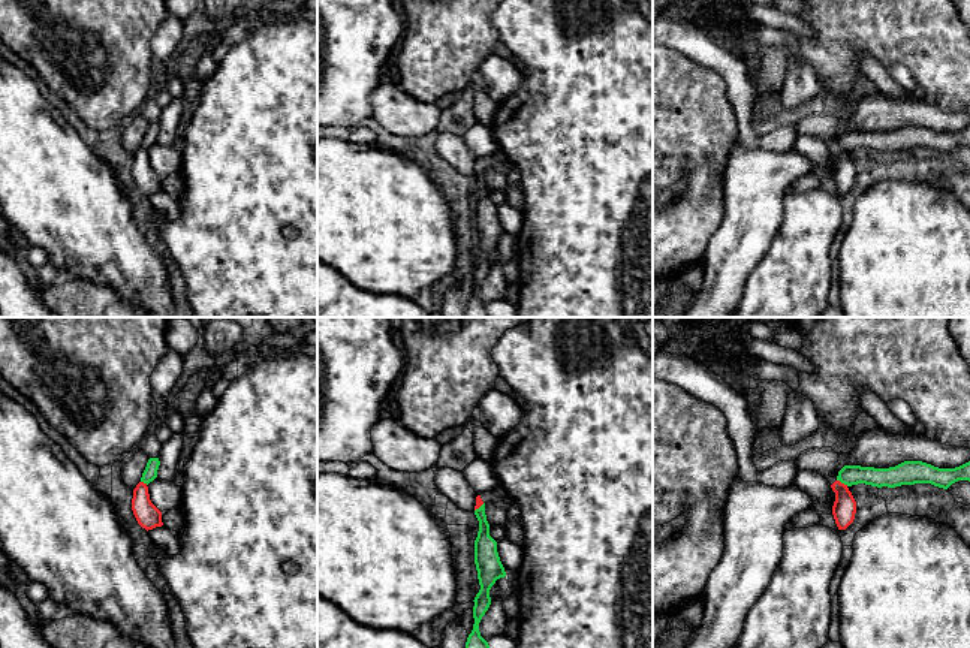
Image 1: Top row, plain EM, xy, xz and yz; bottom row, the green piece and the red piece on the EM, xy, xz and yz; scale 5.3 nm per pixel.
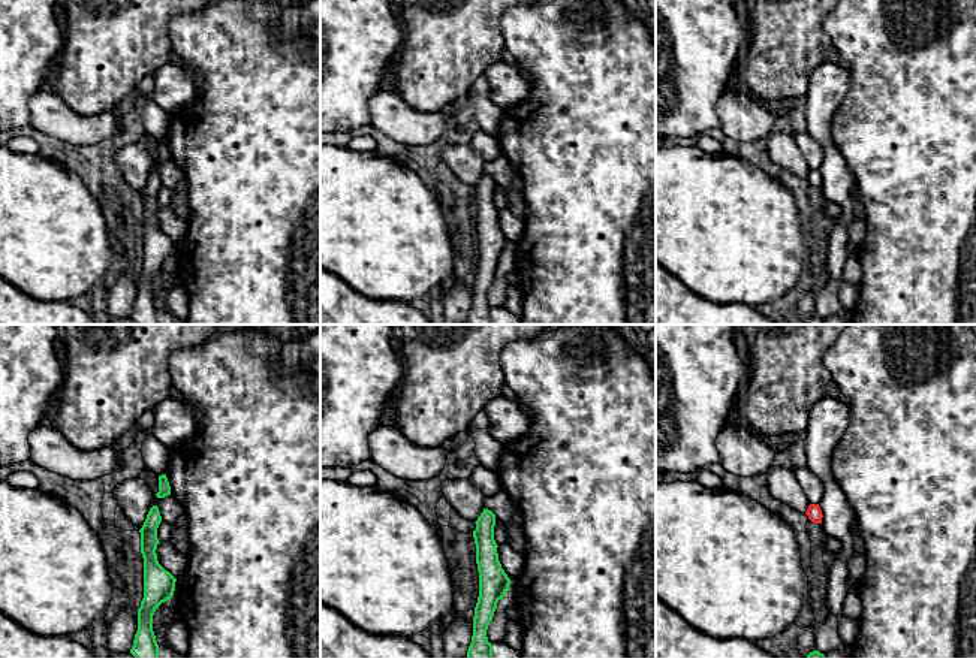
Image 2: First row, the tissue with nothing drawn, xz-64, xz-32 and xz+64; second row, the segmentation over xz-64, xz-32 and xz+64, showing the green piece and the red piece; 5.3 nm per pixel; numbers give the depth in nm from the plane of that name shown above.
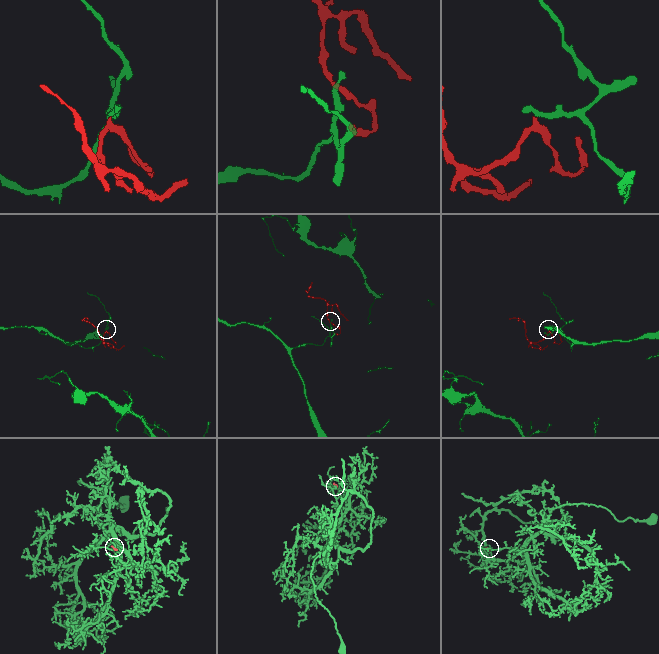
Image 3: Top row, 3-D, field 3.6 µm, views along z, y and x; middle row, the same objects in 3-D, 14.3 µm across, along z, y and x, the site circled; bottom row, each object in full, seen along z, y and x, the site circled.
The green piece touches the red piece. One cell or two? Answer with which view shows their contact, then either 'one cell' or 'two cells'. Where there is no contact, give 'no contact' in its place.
yz | two cells

